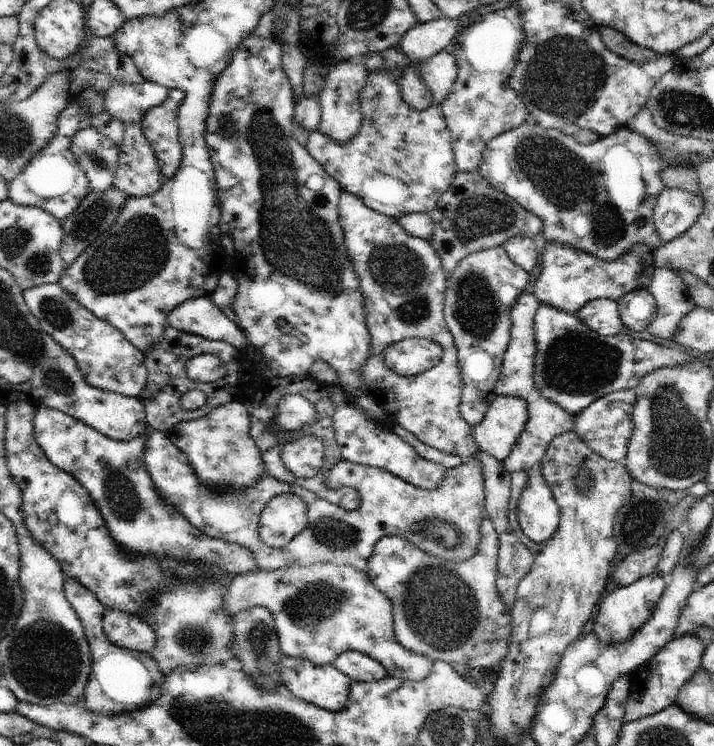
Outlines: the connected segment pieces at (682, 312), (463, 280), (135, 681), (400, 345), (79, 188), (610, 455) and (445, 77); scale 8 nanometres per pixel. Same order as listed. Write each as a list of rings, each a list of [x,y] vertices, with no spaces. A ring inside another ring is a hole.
[[[655,268],[652,284],[647,291],[655,298],[655,319],[646,330],[652,336],[674,340],[680,320],[690,314],[695,304],[690,297],[690,288],[682,276],[670,268]]]
[[[502,246],[466,256],[447,280],[443,313],[446,326],[450,329],[456,350],[458,350],[458,364],[463,380],[462,402],[460,402],[458,410],[460,410],[462,418],[472,427],[478,426],[484,420],[490,403],[497,396],[494,388],[496,388],[496,381],[501,374],[501,364],[504,353],[507,351],[512,328],[509,314],[518,297],[524,292],[528,278],[530,278],[528,272],[514,264]]]
[[[65,576],[64,590],[68,602],[80,617],[92,653],[92,670],[85,686],[84,708],[90,712],[112,716],[134,712],[158,700],[166,676],[160,672],[157,661],[149,654],[118,648],[106,640],[106,634],[102,630],[102,612],[105,606],[100,604],[94,594],[88,588],[84,588],[78,580]]]
[[[403,338],[384,350],[384,364],[402,378],[420,376],[434,368],[443,357],[440,344],[421,338]]]
[[[71,98],[69,104],[62,110],[58,119],[58,130],[50,144],[43,148],[22,169],[8,185],[8,198],[18,206],[40,207],[53,214],[62,223],[82,204],[84,196],[90,192],[90,182],[86,173],[80,168],[78,160],[74,158],[71,144],[74,135],[82,129],[80,123],[90,117],[89,107],[85,100]]]
[[[633,389],[620,390],[600,397],[574,417],[573,431],[595,453],[610,461],[623,462],[627,457],[627,446],[634,430],[632,414],[634,414],[636,398],[638,396]]]
[[[392,45],[382,53],[388,74],[386,70],[372,72],[368,75],[368,84],[360,90],[364,114],[360,132],[346,144],[340,144],[314,129],[309,132],[306,150],[344,192],[354,194],[368,208],[394,219],[410,213],[428,214],[458,173],[452,137],[442,110],[442,102],[456,82],[458,66],[454,55],[446,51],[420,64],[410,62],[399,46]],[[404,66],[414,66],[432,92],[432,104],[426,110],[418,112],[402,100],[400,86],[396,82],[400,80]]]

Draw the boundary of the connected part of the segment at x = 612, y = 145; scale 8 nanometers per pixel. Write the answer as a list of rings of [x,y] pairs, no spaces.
[[[530,120],[493,138],[484,149],[477,171],[496,190],[510,196],[542,220],[546,244],[560,242],[594,254],[604,262],[616,262],[636,244],[657,249],[665,243],[660,240],[652,220],[658,195],[666,187],[660,178],[664,168],[670,168],[670,164],[660,158],[658,146],[628,126],[622,126],[610,136],[600,137],[586,146],[558,129],[545,129]]]

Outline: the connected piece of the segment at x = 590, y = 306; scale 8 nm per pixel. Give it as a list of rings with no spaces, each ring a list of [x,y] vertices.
[[[596,299],[587,302],[576,316],[588,328],[604,336],[611,337],[626,329],[620,316],[619,304],[614,300]]]

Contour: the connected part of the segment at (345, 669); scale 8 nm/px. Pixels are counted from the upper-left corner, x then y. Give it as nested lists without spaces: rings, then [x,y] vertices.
[[[358,651],[343,652],[333,665],[353,681],[372,682],[387,676],[386,668],[380,662]]]

